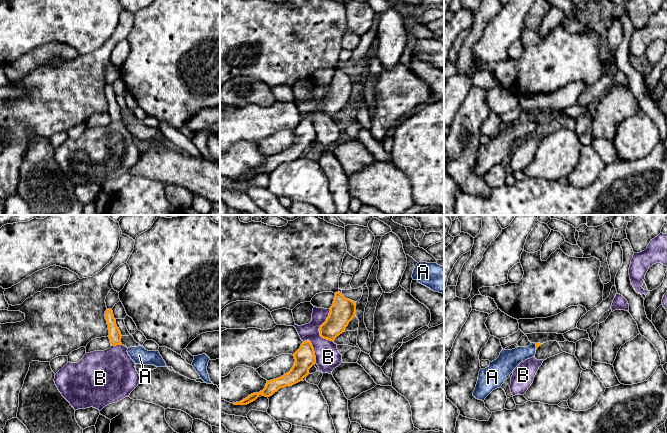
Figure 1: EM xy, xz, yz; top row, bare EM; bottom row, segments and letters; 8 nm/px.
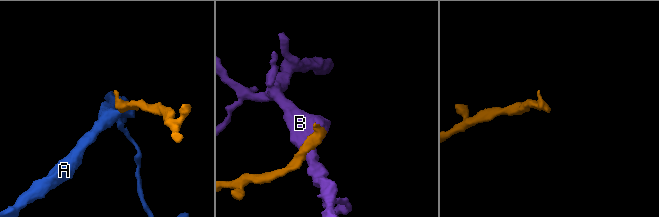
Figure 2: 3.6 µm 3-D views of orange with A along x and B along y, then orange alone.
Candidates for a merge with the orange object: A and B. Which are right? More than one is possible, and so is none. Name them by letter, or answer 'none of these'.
A

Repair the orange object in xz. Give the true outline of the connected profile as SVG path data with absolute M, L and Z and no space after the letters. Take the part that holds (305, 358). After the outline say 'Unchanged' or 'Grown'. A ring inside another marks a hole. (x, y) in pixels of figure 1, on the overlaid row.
M309 340L303 342L300 348L293 354L295 363L291 370L283 376L267 381L265 388L259 393L253 393L234 405L247 405L255 401L260 395L272 396L280 388L292 386L303 380L309 374L309 369L316 363L314 348Z. Unchanged

